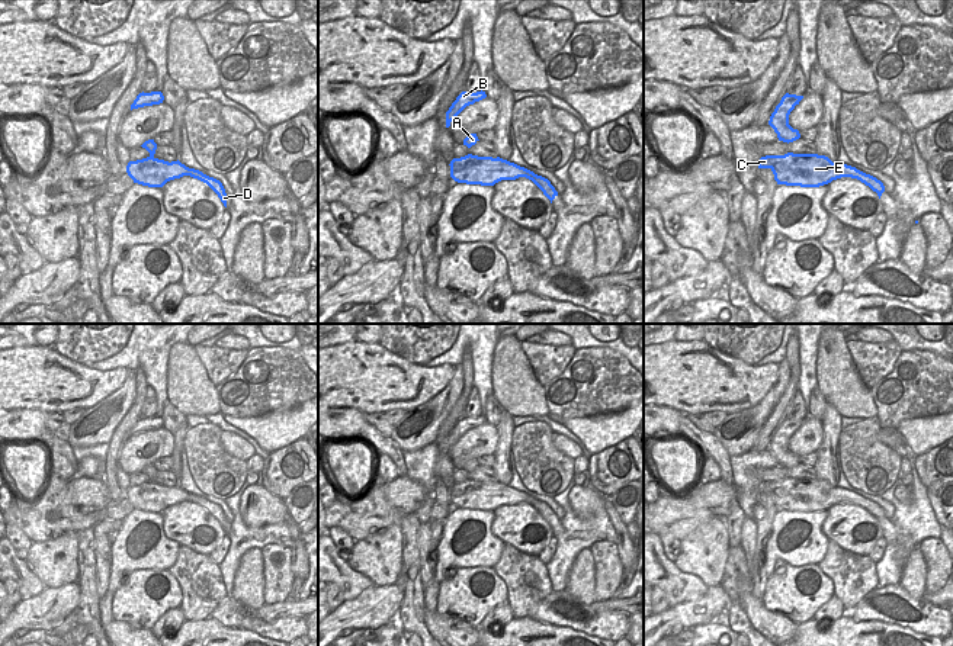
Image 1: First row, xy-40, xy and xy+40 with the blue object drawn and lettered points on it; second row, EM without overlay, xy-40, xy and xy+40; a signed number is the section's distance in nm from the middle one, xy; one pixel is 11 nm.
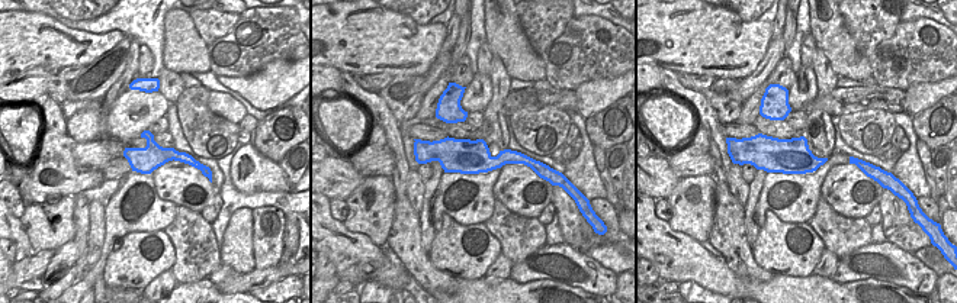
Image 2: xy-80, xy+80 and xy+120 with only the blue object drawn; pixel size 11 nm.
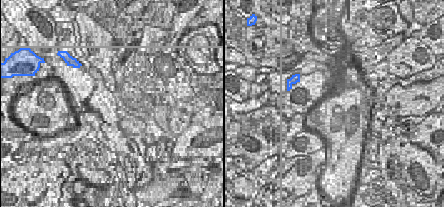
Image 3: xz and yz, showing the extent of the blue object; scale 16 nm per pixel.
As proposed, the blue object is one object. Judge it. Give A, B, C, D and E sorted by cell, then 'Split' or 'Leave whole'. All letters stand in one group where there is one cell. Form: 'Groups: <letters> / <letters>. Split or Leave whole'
Groups: A B D / C E. Split

